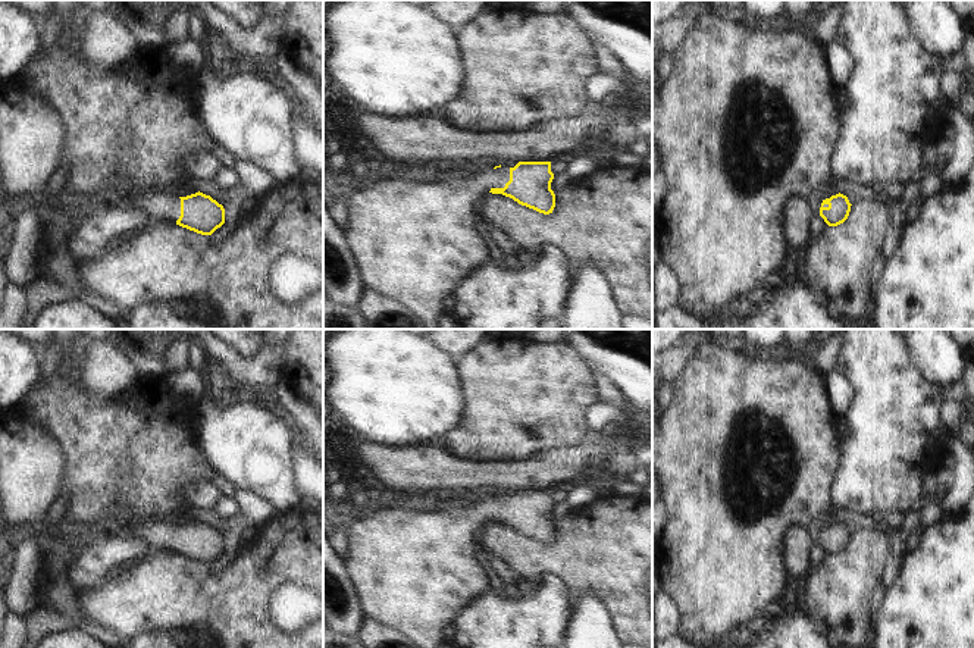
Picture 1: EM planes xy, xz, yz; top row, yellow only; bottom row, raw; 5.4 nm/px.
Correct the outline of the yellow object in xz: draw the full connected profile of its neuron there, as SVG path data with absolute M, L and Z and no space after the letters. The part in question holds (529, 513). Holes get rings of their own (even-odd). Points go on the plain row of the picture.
M519 491L514 497L495 495L464 508L413 511L392 497L373 505L363 520L348 529L348 557L344 567L354 585L363 617L370 617L408 636L420 648L436 648L442 629L495 579L476 557L477 535L492 522L549 544L555 536L551 519L551 491Z

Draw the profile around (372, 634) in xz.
M363 617L357 638L363 648L420 648L408 636L378 620Z

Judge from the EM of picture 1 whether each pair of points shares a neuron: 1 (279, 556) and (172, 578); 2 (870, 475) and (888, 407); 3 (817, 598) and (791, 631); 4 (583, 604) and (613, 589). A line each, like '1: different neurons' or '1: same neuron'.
1: same neuron
2: same neuron
3: different neurons
4: different neurons

